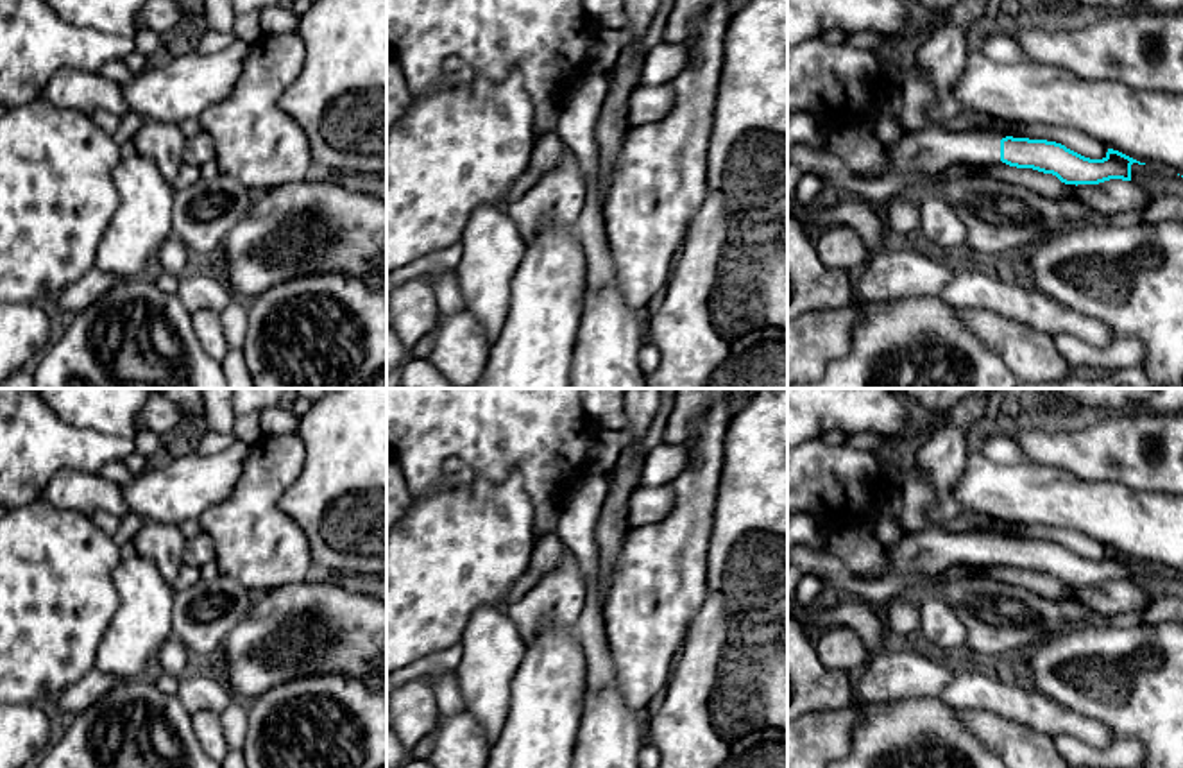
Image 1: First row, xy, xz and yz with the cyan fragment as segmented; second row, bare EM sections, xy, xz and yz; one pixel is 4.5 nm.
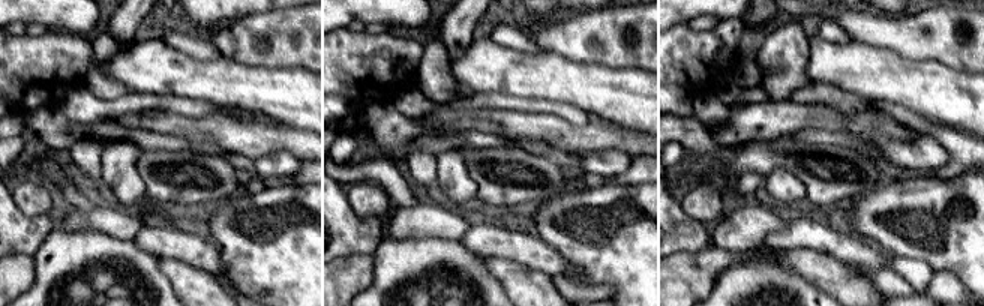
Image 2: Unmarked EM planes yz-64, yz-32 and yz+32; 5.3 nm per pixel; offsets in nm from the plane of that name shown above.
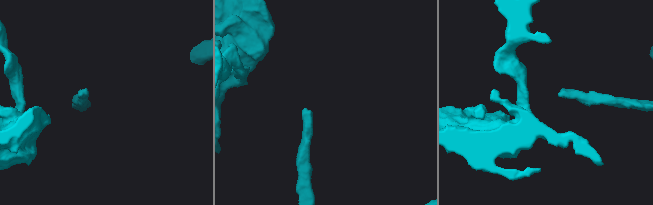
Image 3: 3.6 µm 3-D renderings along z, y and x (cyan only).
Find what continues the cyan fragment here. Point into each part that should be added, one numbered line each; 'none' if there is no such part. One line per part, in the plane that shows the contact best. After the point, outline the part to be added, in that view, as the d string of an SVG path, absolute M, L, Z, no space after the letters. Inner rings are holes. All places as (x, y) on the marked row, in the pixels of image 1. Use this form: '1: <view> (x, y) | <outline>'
1: yz (931, 149) | M932 125L929 129L911 131L898 141L884 145L884 152L889 159L889 166L884 170L882 175L891 172L911 172L911 170L934 174L945 166L954 165L995 165L997 161L1000 161L1000 140L986 132L950 131L945 125Z

